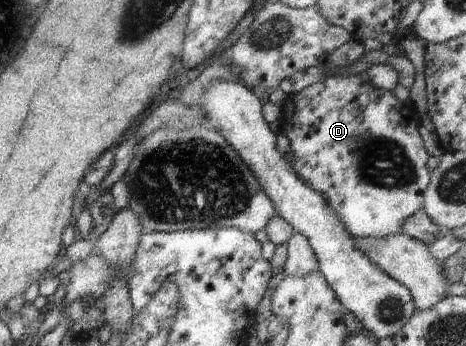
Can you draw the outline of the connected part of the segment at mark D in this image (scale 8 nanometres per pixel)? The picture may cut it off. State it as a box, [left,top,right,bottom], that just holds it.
[280,73,431,239]

